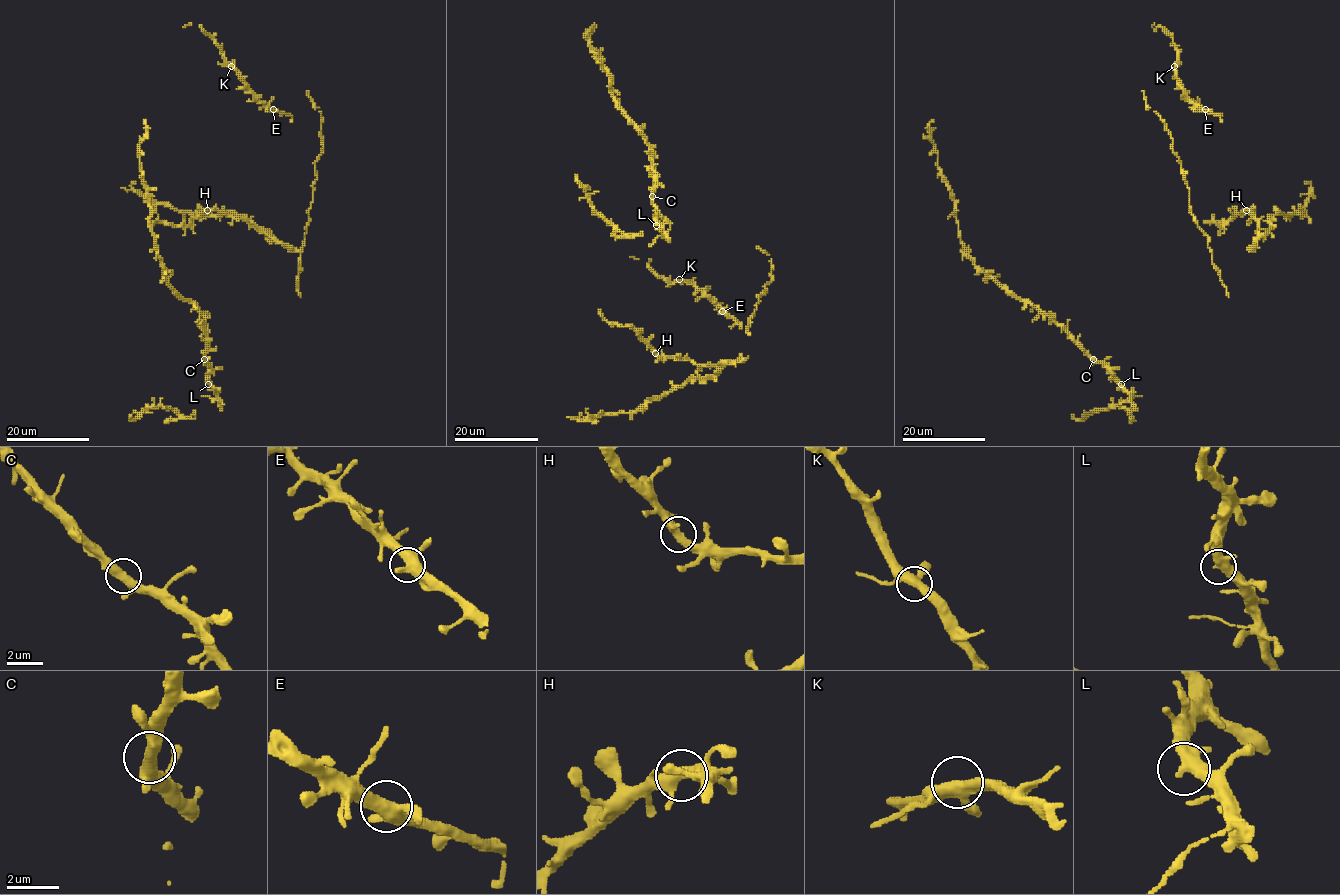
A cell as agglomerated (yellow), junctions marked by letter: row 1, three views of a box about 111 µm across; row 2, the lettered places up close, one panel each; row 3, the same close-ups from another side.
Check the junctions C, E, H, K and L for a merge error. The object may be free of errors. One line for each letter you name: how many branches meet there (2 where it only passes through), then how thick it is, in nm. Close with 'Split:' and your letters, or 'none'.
Split: none

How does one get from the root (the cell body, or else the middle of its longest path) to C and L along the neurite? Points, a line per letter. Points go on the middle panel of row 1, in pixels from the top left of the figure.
C: (669, 223), (660, 215), (652, 196)
L: (669, 223), (659, 216), (656, 225)

